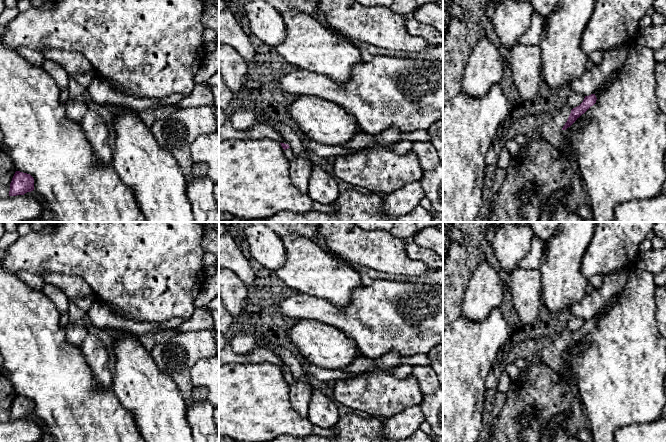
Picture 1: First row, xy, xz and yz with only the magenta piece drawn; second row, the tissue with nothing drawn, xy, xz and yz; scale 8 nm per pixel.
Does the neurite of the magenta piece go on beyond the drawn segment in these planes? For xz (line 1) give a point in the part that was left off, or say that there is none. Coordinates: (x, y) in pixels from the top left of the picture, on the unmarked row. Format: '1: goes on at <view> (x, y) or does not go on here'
1: goes on at xz (289, 377)

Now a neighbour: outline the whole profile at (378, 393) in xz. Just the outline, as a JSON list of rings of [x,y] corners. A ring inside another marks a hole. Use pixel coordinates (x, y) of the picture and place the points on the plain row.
[[[376,367],[356,374],[353,378],[337,380],[333,388],[333,399],[354,410],[363,411],[370,417],[385,420],[409,407],[419,405],[423,394],[412,376],[396,378],[390,373],[390,368]]]

